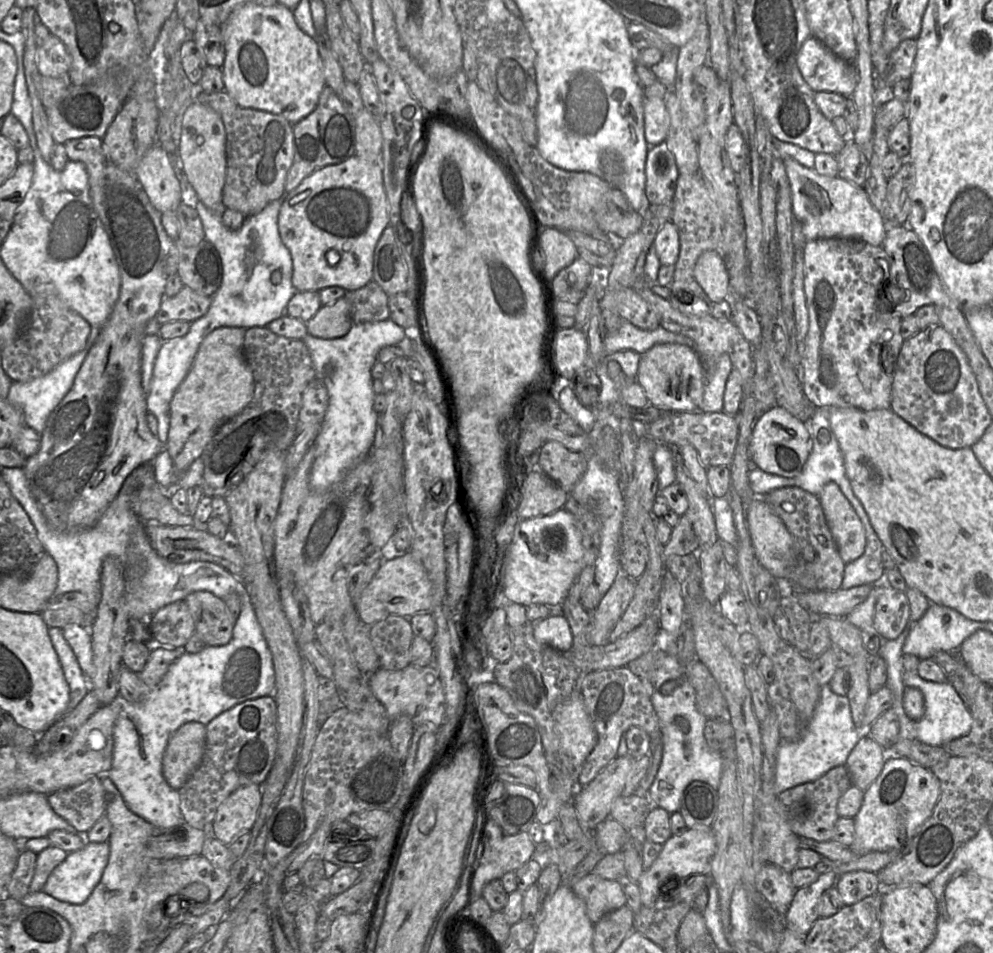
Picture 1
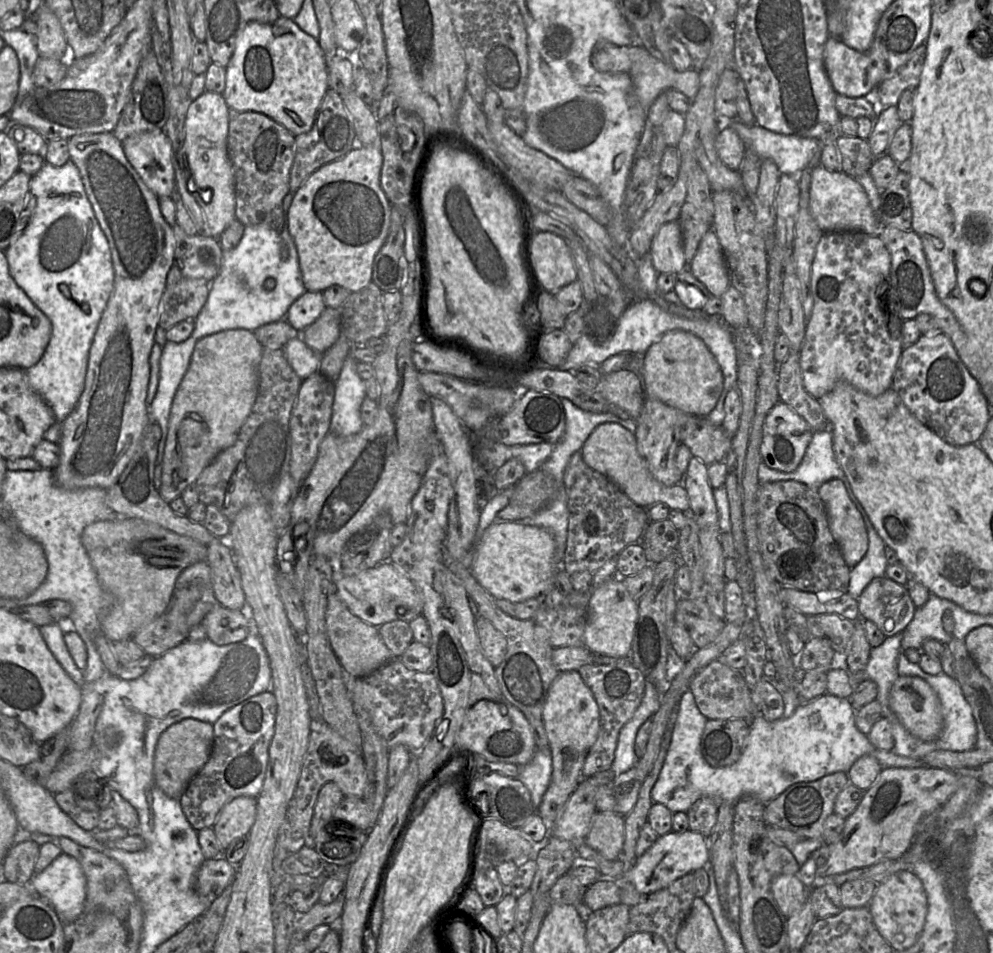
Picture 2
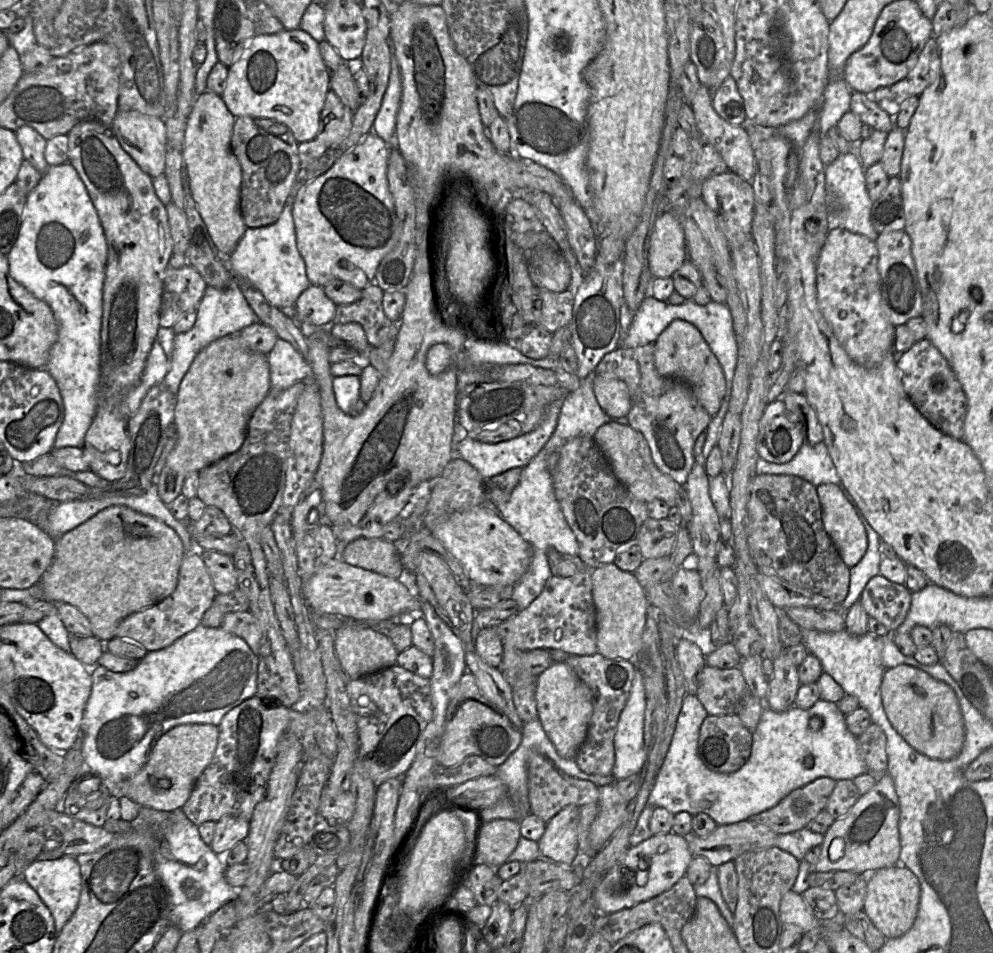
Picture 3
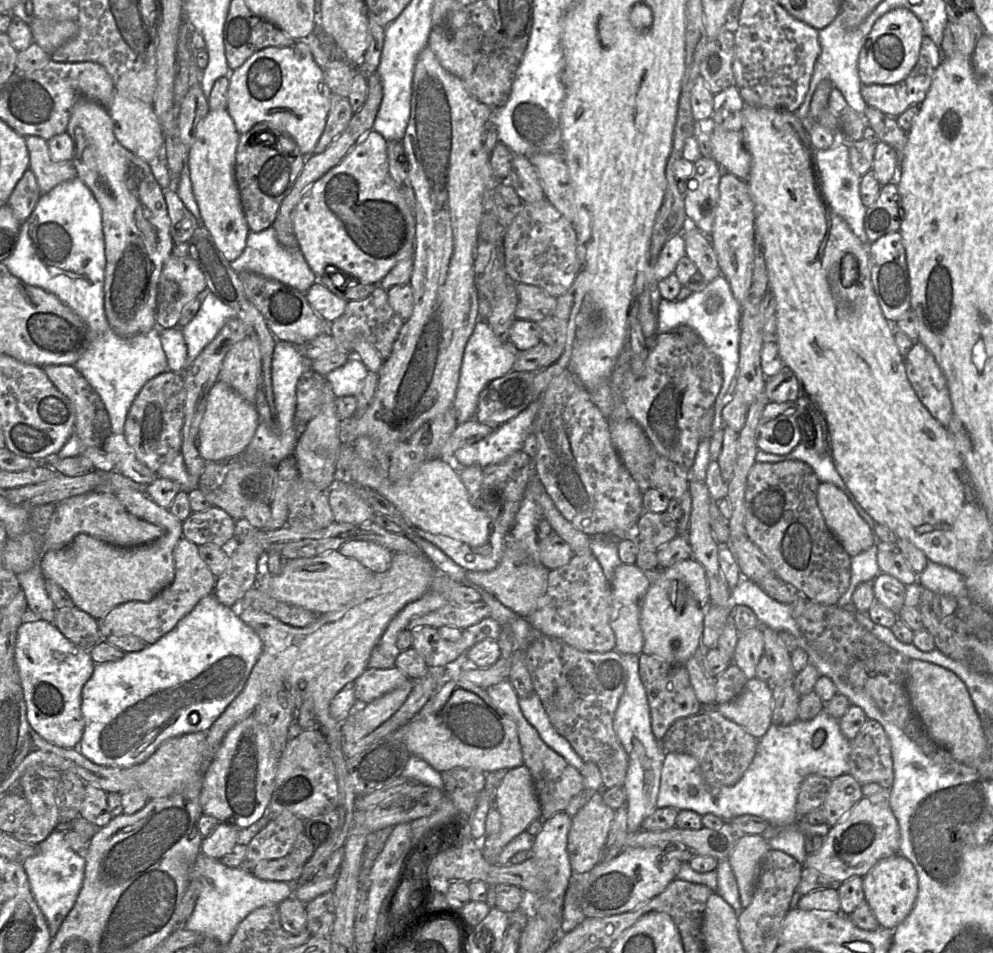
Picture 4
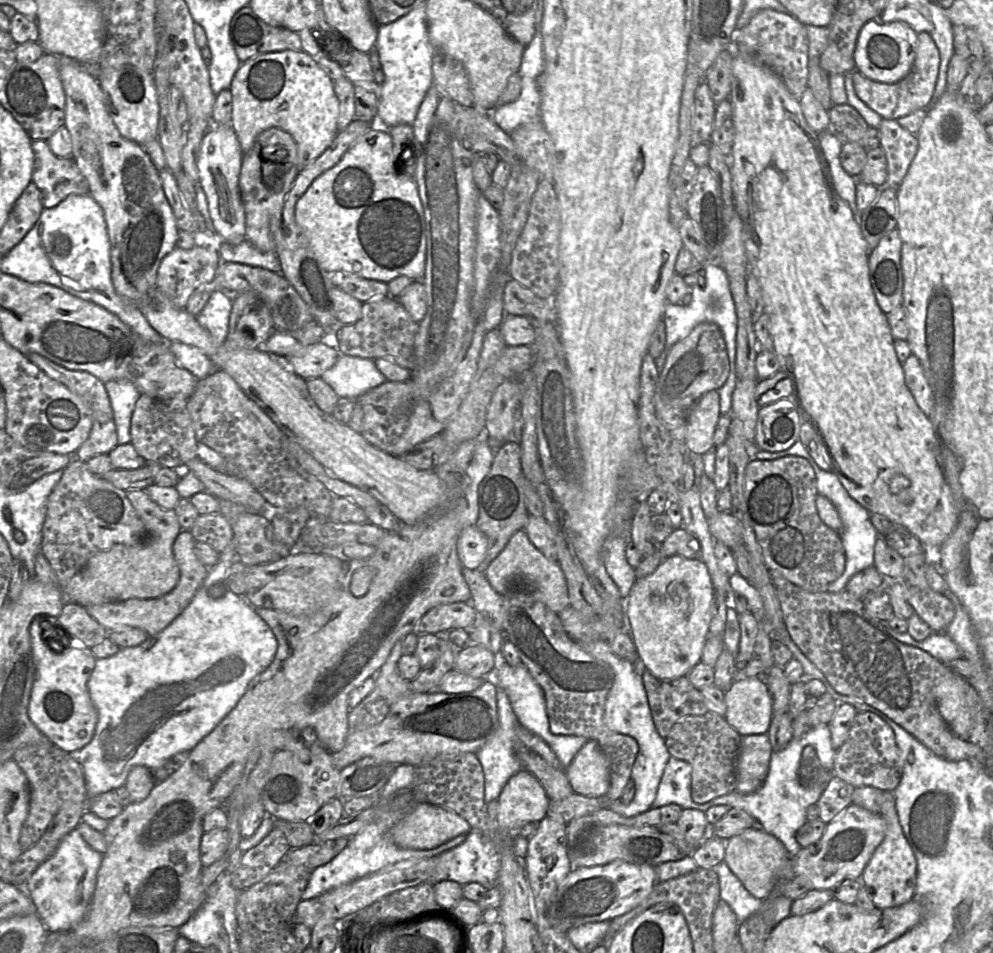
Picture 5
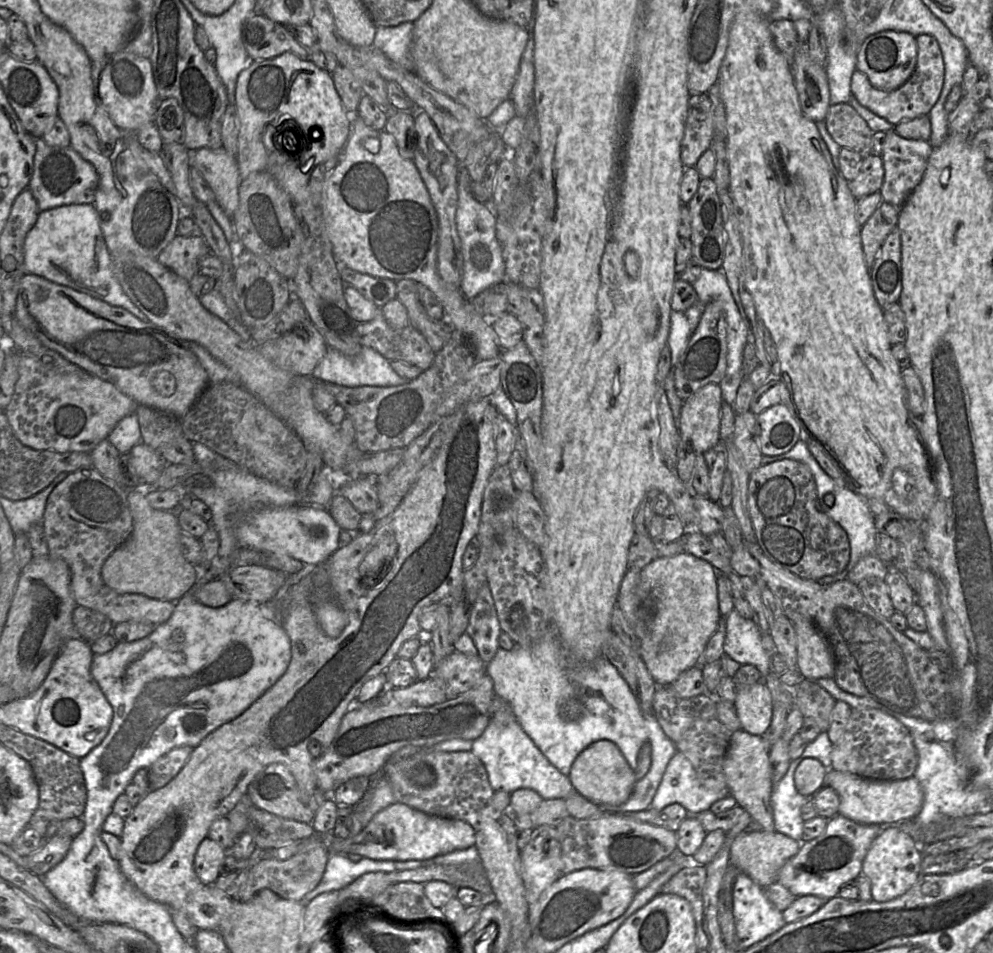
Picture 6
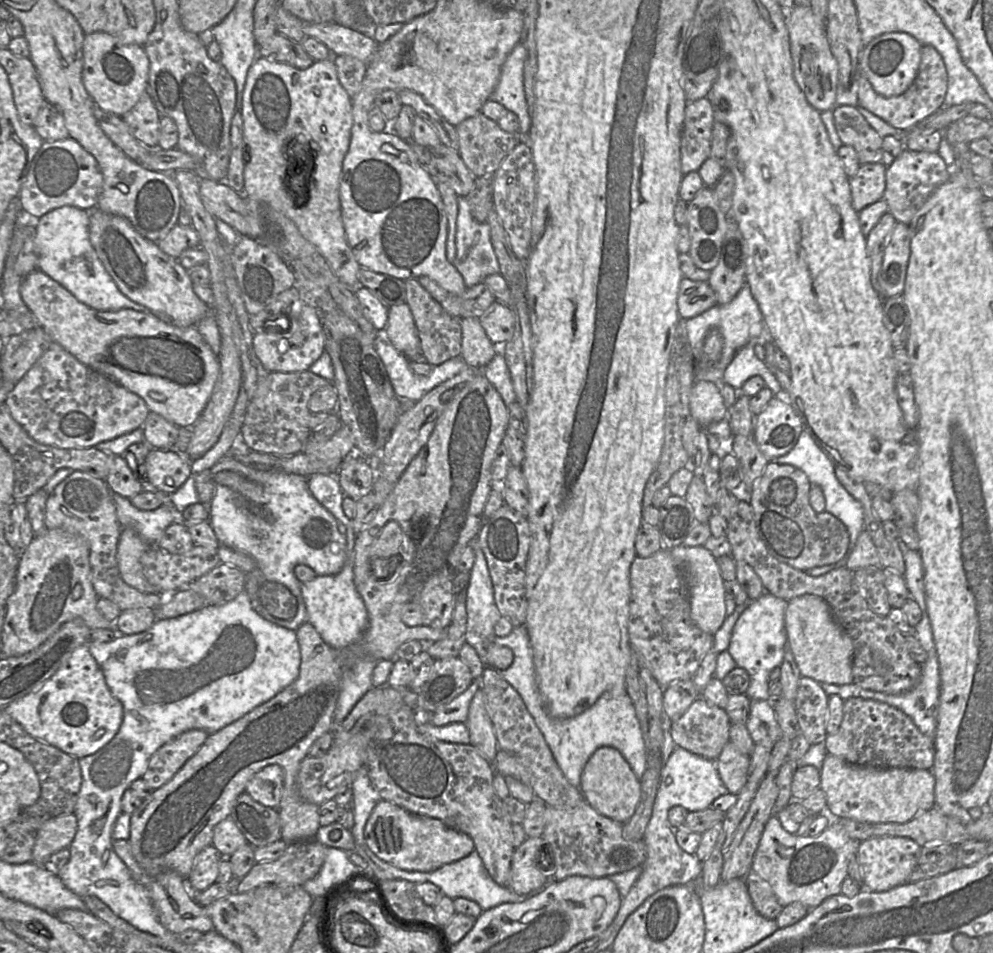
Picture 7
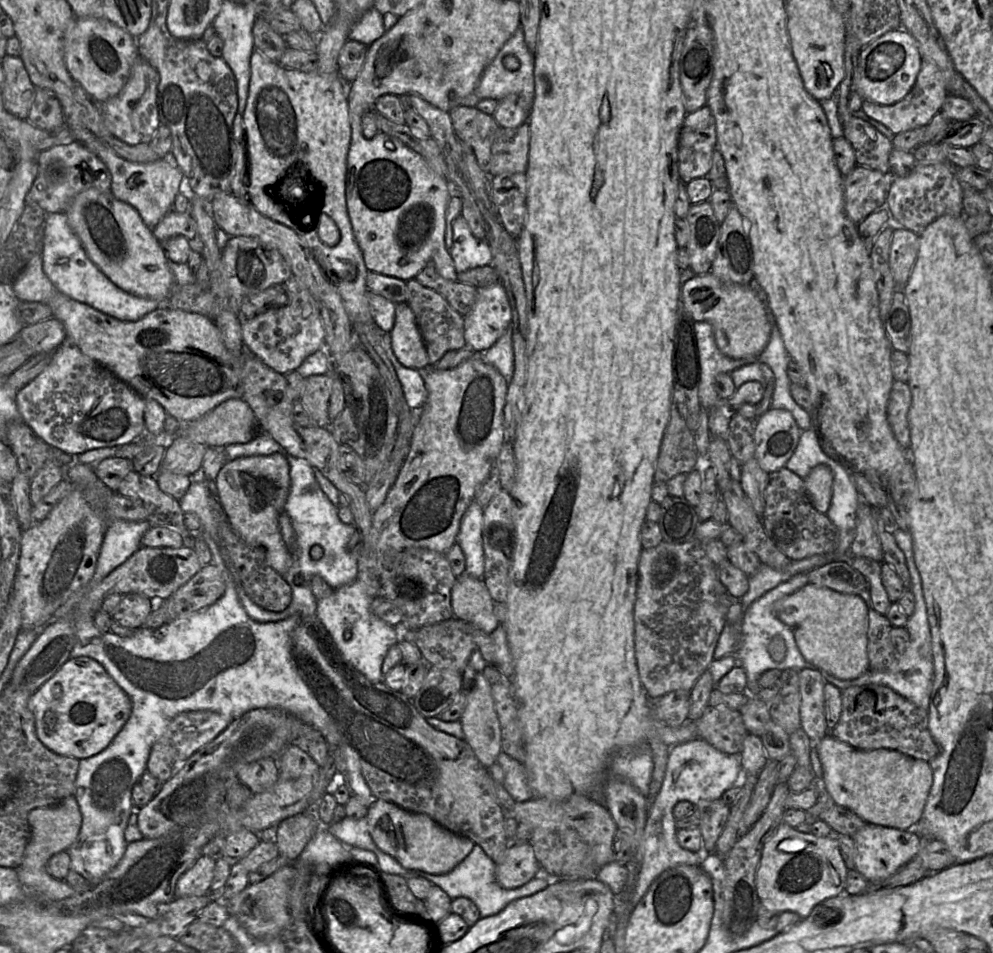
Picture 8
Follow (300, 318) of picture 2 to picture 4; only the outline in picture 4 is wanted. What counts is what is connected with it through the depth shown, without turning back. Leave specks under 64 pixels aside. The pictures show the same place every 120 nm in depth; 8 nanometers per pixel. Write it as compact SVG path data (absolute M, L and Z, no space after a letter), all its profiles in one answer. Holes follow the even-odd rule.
M318 280L312 284L305 295L318 315L329 324L344 313L348 302L332 293Z

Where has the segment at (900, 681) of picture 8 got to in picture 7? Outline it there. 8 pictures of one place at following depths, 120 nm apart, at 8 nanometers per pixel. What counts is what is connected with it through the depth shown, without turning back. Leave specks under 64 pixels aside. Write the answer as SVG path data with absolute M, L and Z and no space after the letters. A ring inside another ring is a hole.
M922 617L920 622L911 629L911 632L920 641L921 645L927 653L926 661L921 664L920 679L912 689L900 694L893 695L884 692L864 689L854 683L838 685L822 682L820 683L820 685L828 696L839 695L843 700L851 697L860 697L863 699L880 701L890 706L893 706L909 716L914 724L917 726L917 728L924 735L934 738L937 727L937 714L939 707L941 680L937 651L935 647L935 642L932 638L931 630L929 630L928 617Z

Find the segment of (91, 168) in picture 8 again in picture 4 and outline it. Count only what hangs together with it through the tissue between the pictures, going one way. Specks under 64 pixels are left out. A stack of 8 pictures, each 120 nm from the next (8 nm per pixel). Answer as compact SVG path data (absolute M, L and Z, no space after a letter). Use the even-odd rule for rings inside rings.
M28 136L25 142L30 157L29 168L36 176L42 194L51 191L61 183L78 177L72 160L61 162L52 160L47 140L38 136Z

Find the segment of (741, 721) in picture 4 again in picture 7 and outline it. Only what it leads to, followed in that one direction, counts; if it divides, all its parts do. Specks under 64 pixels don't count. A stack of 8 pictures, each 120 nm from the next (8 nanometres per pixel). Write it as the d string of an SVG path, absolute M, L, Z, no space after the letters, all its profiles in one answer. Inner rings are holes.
M751 699L750 712L745 723L754 744L773 749L782 736L774 709L767 700Z

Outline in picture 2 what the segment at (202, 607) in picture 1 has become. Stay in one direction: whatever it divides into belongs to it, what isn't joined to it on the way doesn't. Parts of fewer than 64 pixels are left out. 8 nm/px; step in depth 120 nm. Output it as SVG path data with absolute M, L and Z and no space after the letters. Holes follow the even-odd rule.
M218 603L201 623L206 629L206 639L219 646L243 641L253 627L247 610L230 610Z

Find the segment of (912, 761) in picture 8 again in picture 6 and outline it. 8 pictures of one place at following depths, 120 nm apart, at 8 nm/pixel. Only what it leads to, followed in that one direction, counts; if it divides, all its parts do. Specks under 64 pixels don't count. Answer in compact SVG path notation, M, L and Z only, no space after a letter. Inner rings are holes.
M829 768L824 784L832 787L839 796L838 814L860 824L897 825L916 817L924 800L923 789L914 776L901 780L873 780Z

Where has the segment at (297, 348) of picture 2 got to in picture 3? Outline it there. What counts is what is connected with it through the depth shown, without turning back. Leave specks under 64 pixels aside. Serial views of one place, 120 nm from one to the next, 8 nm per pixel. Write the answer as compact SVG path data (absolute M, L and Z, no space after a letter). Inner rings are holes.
M278 338L267 355L273 391L283 391L313 374L312 366L293 345Z

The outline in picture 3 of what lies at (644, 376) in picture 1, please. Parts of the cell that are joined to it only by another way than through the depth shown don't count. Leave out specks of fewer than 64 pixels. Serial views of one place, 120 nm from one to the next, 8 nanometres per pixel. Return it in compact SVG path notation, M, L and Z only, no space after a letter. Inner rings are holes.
M682 319L671 322L655 341L654 362L660 375L688 385L709 415L718 412L725 395L725 377L717 358L694 325Z

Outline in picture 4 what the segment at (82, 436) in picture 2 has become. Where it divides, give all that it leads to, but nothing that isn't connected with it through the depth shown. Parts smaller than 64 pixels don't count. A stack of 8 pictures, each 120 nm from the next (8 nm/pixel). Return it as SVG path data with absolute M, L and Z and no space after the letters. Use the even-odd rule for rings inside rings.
M88 99L78 100L66 132L74 142L72 162L77 175L91 190L102 210L106 256L104 308L108 323L121 337L148 332L157 327L158 283L163 266L172 255L174 246L164 190L154 178L150 165L119 143L114 135L109 112L104 106ZM112 433L101 448L115 460L115 470L131 480L147 486L158 477L156 472L137 459L124 434Z

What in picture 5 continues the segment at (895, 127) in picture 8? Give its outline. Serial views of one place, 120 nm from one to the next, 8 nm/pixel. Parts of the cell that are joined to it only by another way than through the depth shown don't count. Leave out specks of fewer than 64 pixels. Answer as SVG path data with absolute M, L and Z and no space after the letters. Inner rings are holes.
M918 33L917 53L909 73L900 81L887 84L871 80L863 76L859 71L852 72L852 80L857 96L883 119L897 120L917 109L928 109L932 106L933 95L939 73L939 50L932 39L926 33Z

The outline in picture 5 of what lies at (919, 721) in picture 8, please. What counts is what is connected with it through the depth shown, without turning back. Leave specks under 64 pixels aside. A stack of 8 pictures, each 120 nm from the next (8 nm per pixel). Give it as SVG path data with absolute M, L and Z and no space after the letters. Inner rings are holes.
M858 712L846 741L836 751L833 772L854 787L870 786L893 792L902 776L900 753L893 729L873 712Z

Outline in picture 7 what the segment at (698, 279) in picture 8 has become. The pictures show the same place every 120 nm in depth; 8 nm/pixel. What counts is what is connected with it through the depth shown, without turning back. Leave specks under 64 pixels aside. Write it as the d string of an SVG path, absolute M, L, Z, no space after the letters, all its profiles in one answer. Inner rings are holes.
M681 279L677 298L677 308L682 319L690 319L717 305L714 291L708 282Z

